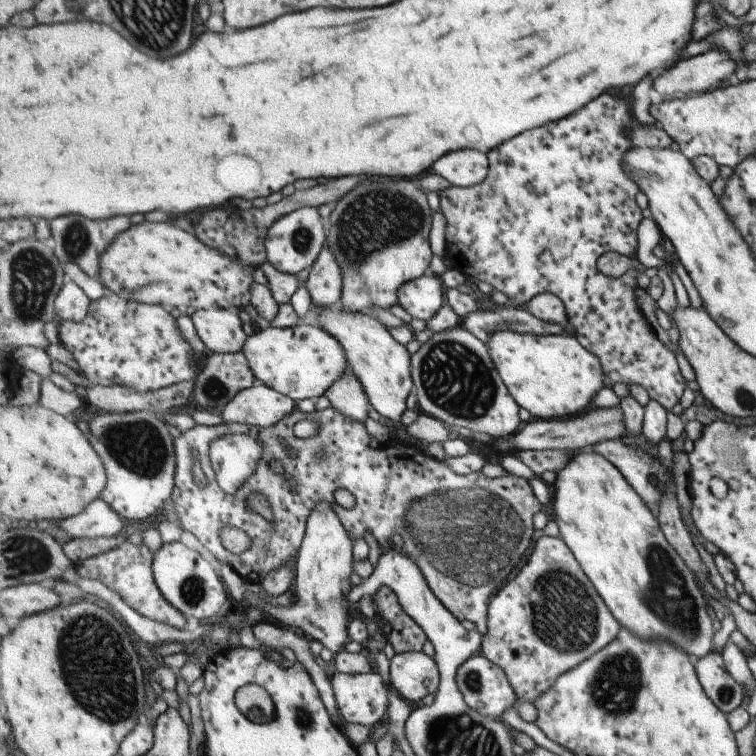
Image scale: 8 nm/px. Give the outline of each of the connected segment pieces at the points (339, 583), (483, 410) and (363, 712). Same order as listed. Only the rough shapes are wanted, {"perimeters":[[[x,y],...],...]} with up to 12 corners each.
{"perimeters":[[[329,502],[309,516],[287,608],[245,602],[338,655],[351,641],[353,539]],[[465,326],[412,355],[414,392],[448,429],[509,439],[524,422]],[[378,672],[335,673],[344,721],[371,729],[386,720]]]}

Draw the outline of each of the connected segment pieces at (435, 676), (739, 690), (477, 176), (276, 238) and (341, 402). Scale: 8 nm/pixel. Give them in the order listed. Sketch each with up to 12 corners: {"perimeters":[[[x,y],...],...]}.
{"perimeters":[[[423,651],[395,654],[394,688],[412,705],[439,690],[440,666]],[[722,652],[696,663],[705,692],[725,714],[745,704]],[[477,150],[447,154],[435,173],[459,187],[488,177],[488,156]],[[315,207],[281,217],[267,233],[268,261],[299,274],[327,245]],[[351,367],[327,390],[332,407],[367,422],[370,400]]]}

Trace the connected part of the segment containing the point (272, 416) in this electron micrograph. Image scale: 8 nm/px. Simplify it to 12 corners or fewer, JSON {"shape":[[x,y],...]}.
{"shape":[[257,383],[221,412],[225,423],[269,427],[297,402]]}

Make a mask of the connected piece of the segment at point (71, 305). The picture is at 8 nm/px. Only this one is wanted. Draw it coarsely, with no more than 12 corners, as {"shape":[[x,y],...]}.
{"shape":[[66,278],[56,300],[56,319],[83,322],[90,302]]}

